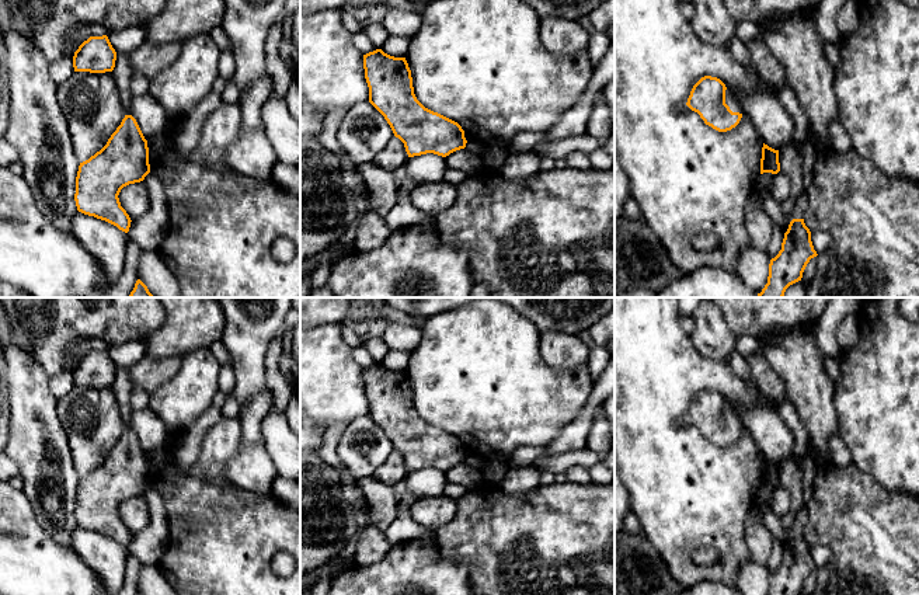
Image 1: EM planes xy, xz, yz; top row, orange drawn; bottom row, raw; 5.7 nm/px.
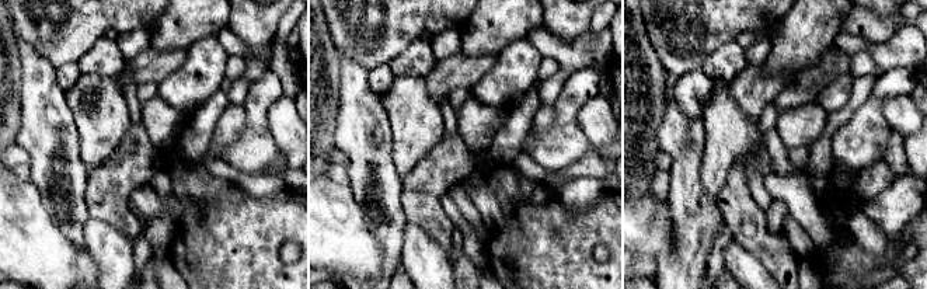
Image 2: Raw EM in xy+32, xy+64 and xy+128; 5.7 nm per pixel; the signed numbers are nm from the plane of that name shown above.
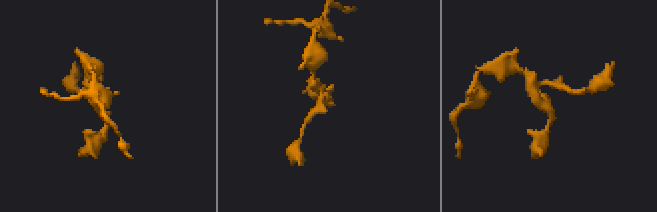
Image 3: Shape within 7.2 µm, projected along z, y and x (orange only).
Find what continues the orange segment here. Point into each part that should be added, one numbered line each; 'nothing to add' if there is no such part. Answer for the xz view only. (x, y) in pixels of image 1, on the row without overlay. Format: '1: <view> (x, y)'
nothing to add

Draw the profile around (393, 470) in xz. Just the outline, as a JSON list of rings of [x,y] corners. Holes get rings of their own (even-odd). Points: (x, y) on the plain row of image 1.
[[[393,450],[387,460],[375,472],[372,479],[393,487],[398,481],[403,481],[407,474],[408,469],[404,457],[398,452]]]

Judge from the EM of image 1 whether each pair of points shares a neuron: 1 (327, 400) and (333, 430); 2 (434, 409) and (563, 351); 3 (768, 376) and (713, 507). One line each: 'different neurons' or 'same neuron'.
1: different neurons
2: different neurons
3: different neurons

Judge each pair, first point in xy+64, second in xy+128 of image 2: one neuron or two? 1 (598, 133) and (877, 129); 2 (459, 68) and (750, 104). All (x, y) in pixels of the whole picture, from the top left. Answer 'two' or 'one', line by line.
1: two
2: one

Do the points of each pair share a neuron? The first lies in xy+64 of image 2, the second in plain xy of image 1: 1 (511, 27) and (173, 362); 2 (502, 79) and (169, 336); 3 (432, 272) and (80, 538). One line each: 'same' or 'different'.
1: different
2: different
3: same

